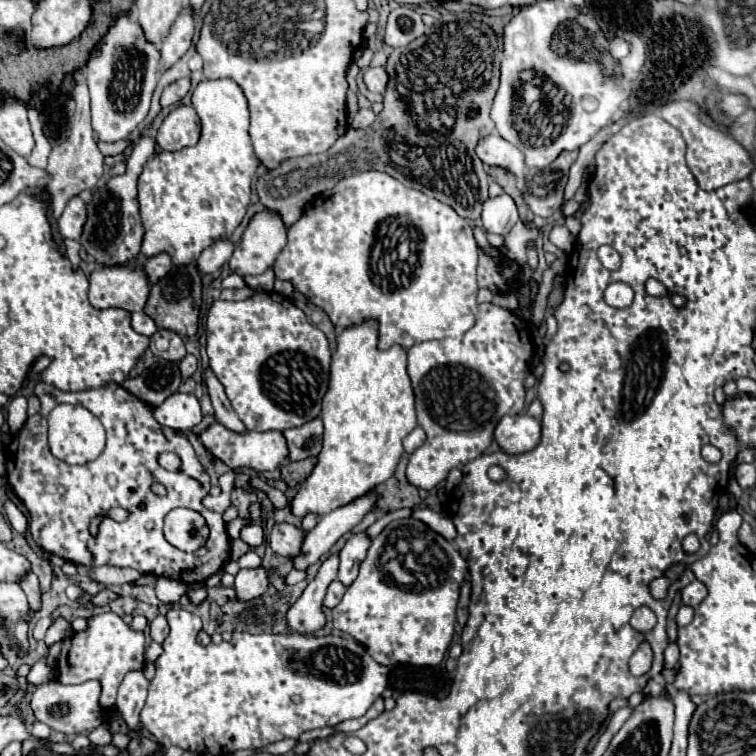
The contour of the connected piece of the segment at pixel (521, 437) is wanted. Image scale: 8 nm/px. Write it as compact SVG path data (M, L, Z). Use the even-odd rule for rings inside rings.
M529 414L503 416L495 428L495 440L509 454L523 454L539 444L541 424Z

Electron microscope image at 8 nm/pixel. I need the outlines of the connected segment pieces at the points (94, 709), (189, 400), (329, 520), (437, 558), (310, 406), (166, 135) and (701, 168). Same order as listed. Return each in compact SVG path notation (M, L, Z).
M95 680L75 684L75 686L47 682L33 692L31 708L39 722L43 722L51 730L63 732L63 734L81 734L81 732L97 728L103 722L103 710L99 708L99 682L95 682Z
M171 394L163 404L153 406L153 418L161 426L189 432L201 422L201 406L193 394Z
M371 492L363 498L353 500L347 506L341 506L329 514L323 514L317 526L307 534L301 546L301 554L293 558L293 568L307 570L309 566L313 566L323 554L327 554L333 548L333 544L343 534L355 528L365 518L365 514L373 510L375 500L377 500L377 492Z
M405 518L405 520L393 520L391 524L387 524L383 528L383 532L371 540L371 546L369 546L369 552L367 552L367 558L361 562L361 568L359 568L359 576L357 580L345 590L343 594L343 600L333 608L333 626L349 636L353 636L359 644L365 646L367 654L379 662L381 666L395 666L395 664L411 664L411 666L439 666L441 660L445 658L447 654L447 648L451 644L451 638L453 638L453 628L455 628L455 608L457 608L457 602L459 602L459 588L465 580L465 574L467 574L467 562L463 560L463 556L457 552L457 548L453 544L449 544L443 536L439 536L437 532L433 532L427 524L423 524L421 520L417 518Z
M257 292L243 302L213 302L207 314L207 354L209 368L223 382L229 402L247 430L283 432L287 428L303 426L319 416L321 398L329 384L329 342L289 298L277 292Z
M177 106L171 114L163 120L161 128L157 130L157 144L165 152L177 152L187 146L195 146L199 140L199 116L193 106Z
M671 102L671 106L663 106L663 110L659 110L659 114L671 126L677 126L677 130L681 132L681 136L687 144L687 166L693 172L697 184L703 190L717 190L731 182L749 178L755 170L751 154L727 130L717 130L717 128L703 124L695 110L697 108L691 102Z

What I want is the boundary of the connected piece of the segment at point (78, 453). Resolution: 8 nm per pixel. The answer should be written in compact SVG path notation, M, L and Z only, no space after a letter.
M69 418L69 422L65 420L65 426L61 426L61 432L49 432L49 448L57 458L61 458L67 464L87 464L103 452L105 428L99 426L99 422L97 426L89 426L87 422L75 422L75 420L71 422Z

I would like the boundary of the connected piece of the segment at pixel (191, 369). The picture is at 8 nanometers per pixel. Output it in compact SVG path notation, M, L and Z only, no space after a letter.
M187 354L187 356L185 356L185 360L181 360L181 362L179 362L179 370L181 370L183 380L191 378L191 376L195 374L195 370L197 370L197 360L195 360L195 356Z

